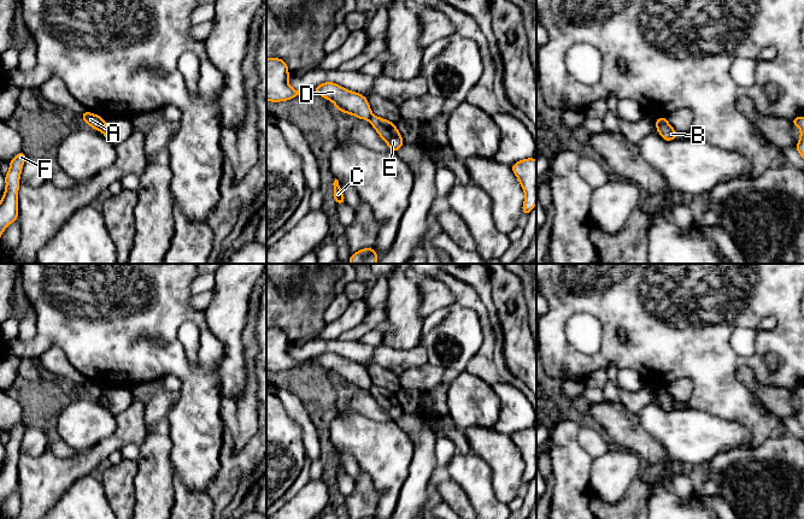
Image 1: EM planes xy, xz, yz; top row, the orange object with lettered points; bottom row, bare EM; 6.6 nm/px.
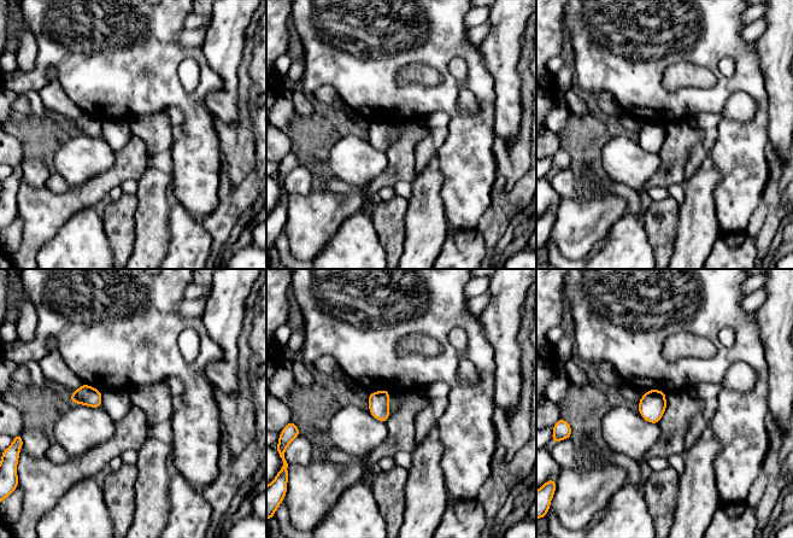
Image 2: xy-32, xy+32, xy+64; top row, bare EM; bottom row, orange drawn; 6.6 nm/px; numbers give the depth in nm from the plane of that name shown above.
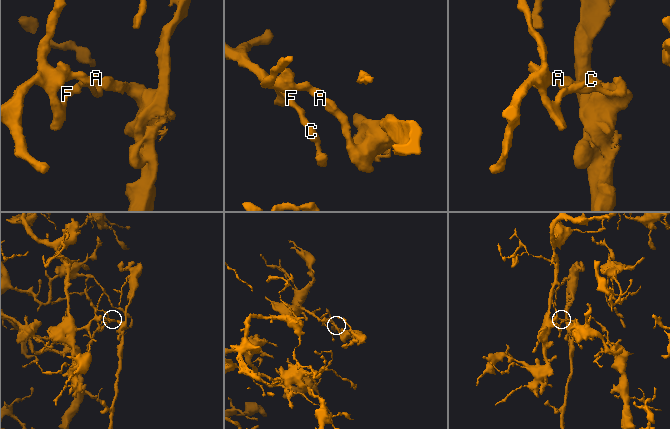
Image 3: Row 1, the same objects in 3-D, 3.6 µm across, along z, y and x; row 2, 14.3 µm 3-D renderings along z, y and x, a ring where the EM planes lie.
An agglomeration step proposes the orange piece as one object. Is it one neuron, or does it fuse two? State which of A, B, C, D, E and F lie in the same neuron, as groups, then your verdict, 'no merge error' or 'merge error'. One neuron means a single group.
A C D F / B E; merge error

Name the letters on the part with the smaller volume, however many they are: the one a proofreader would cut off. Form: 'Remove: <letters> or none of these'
Remove: B, E

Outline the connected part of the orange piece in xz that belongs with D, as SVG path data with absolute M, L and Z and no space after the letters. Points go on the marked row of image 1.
M324 82L313 88L322 98L331 101L335 107L359 119L369 120L372 116L368 99L333 82Z

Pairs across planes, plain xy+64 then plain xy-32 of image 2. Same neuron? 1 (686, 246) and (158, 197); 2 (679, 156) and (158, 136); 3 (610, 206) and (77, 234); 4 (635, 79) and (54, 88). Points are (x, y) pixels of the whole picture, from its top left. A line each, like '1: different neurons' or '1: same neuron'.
1: same neuron
2: different neurons
3: different neurons
4: different neurons

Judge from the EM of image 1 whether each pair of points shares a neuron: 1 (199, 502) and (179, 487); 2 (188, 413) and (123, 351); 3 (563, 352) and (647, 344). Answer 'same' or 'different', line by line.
1: same
2: same
3: same

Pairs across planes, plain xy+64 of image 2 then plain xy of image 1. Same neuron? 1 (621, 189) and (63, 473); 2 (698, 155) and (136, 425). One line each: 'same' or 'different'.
1: different
2: different

